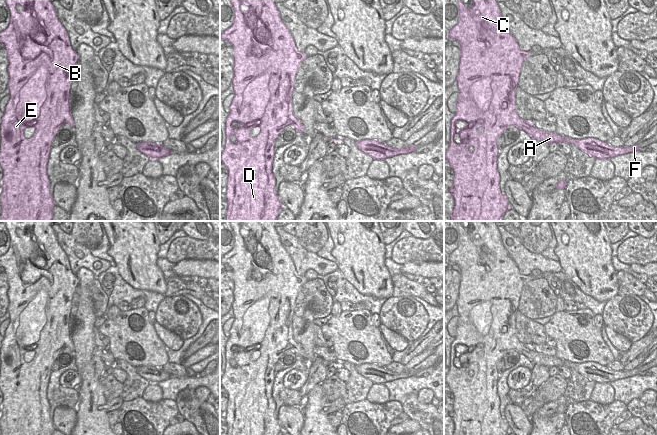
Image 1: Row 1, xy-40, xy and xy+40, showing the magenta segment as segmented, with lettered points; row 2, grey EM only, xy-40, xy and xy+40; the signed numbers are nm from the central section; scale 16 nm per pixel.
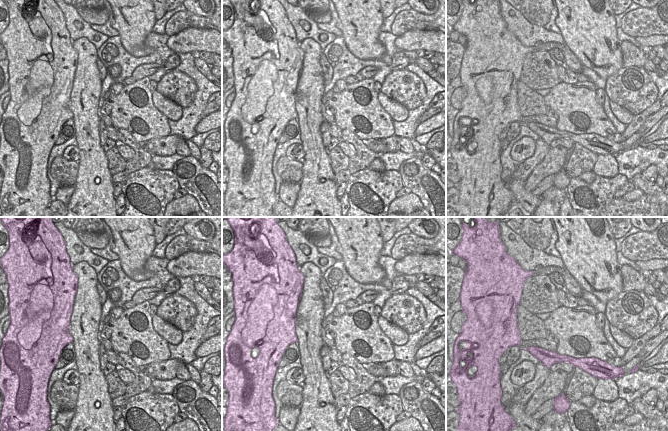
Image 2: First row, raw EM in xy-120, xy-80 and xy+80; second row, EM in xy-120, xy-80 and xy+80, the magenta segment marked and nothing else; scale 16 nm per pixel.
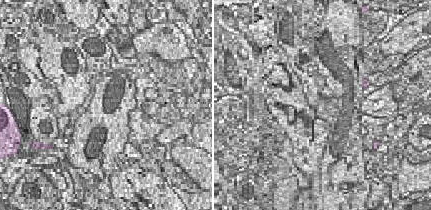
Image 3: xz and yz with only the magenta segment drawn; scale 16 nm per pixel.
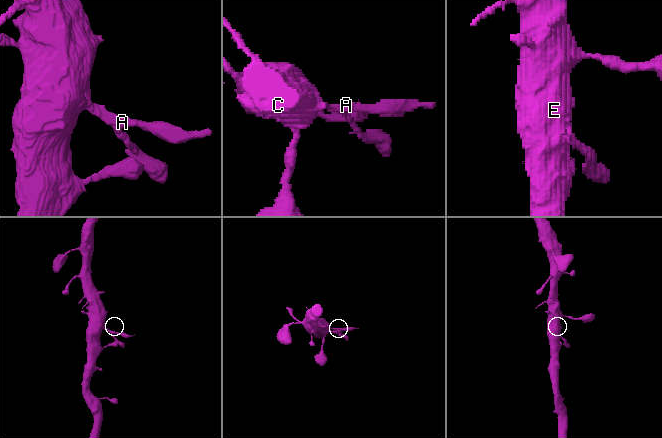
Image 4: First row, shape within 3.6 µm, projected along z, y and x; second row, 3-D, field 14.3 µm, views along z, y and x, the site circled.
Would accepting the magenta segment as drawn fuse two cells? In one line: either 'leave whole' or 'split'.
split

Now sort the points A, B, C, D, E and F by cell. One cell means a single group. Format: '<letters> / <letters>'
A F / B C D E

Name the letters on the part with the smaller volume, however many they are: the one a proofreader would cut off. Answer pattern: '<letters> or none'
A, F

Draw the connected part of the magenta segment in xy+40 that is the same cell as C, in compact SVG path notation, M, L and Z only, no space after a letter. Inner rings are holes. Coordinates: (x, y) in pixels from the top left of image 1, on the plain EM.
M456 221L459 232L458 247L448 255L447 262L460 267L460 286L456 301L459 314L455 340L451 344L450 367L445 378L447 385L454 395L453 411L449 416L454 422L453 435L507 435L510 431L505 417L500 414L500 399L497 394L497 383L500 372L497 362L511 349L519 354L534 350L533 345L521 343L516 332L516 312L523 286L533 280L530 275L525 276L519 269L507 250L504 248L501 235L495 221L468 221L472 230L469 232L461 226L462 221ZM457 345L467 348L459 353Z

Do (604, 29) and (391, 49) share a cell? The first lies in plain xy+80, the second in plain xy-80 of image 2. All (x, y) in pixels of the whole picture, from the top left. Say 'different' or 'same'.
different

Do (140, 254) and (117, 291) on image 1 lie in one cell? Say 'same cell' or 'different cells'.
different cells

